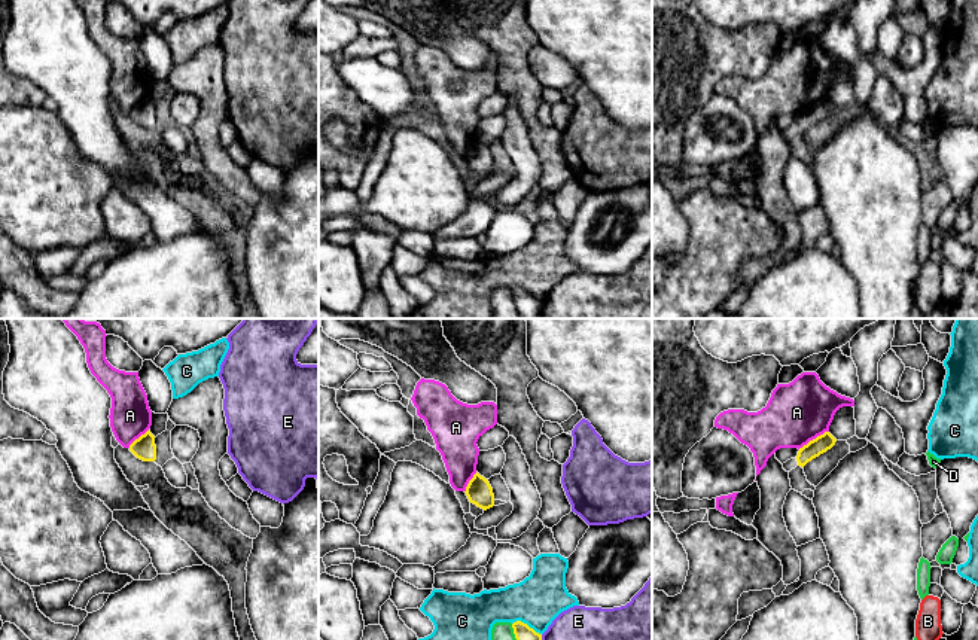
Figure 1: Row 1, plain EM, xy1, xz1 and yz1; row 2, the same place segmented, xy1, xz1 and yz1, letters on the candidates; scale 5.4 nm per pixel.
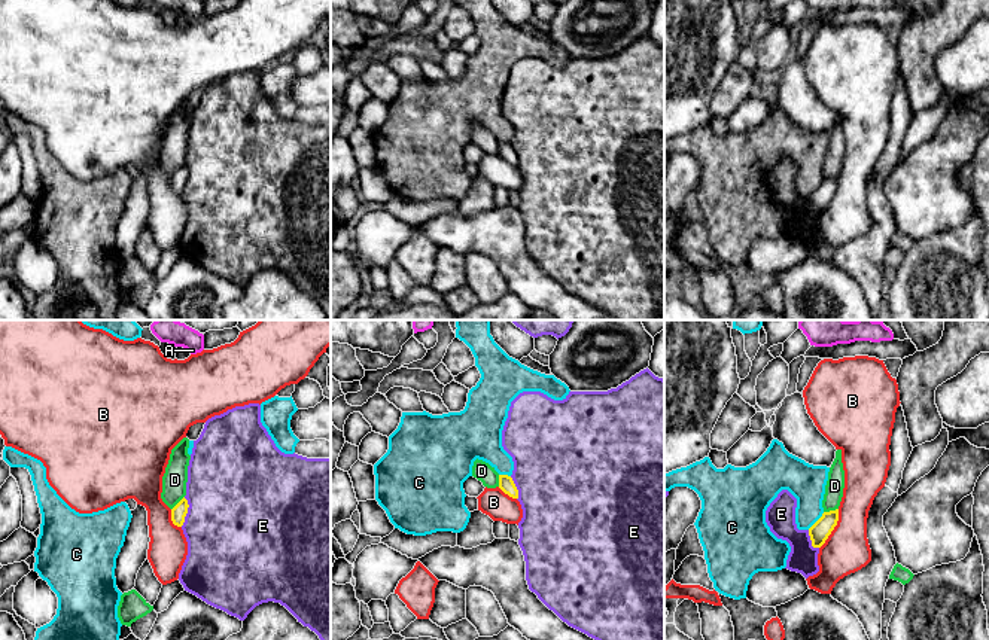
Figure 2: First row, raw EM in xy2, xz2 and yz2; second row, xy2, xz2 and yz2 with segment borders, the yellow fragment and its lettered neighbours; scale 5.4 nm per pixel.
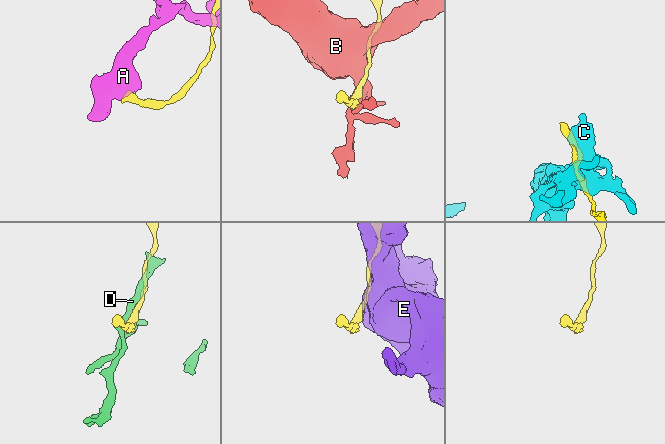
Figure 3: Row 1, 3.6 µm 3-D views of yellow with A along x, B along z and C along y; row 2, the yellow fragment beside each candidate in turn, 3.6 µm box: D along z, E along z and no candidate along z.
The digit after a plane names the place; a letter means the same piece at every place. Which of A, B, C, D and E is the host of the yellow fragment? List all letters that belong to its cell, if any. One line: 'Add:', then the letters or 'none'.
Add: none

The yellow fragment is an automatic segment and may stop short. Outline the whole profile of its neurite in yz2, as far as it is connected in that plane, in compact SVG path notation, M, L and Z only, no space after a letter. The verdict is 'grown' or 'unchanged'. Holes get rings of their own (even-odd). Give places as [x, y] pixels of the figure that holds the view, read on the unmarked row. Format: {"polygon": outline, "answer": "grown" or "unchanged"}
{"polygon": "M839 176L824 179L822 183L809 195L813 214L821 214L839 188Z", "answer": "unchanged"}

